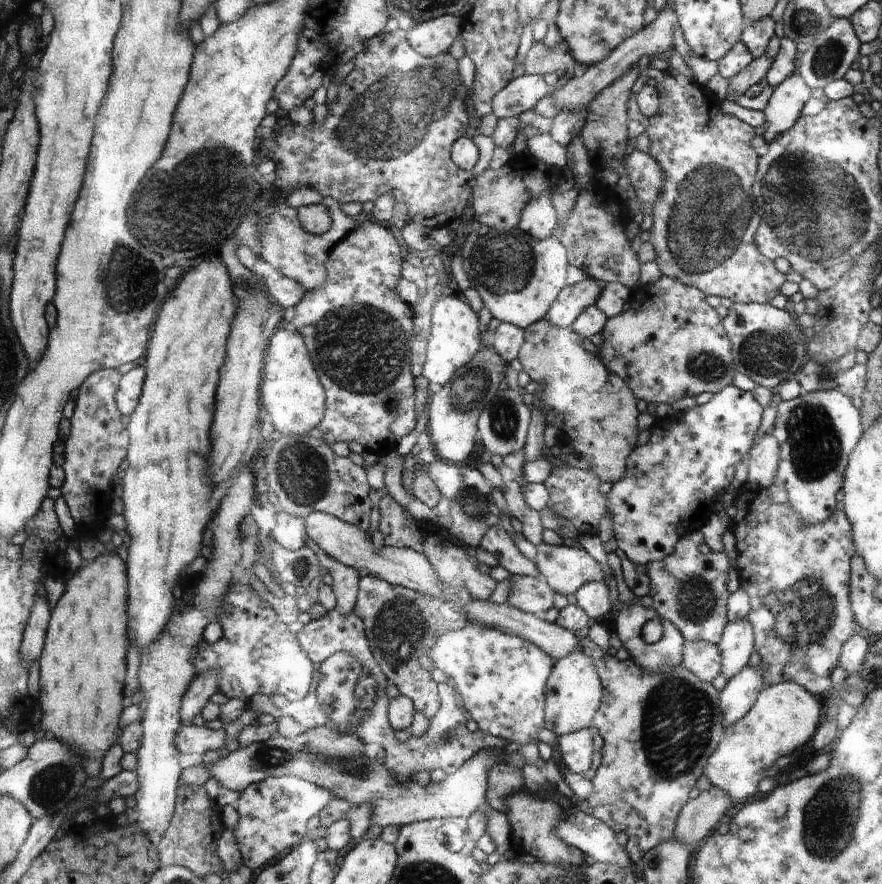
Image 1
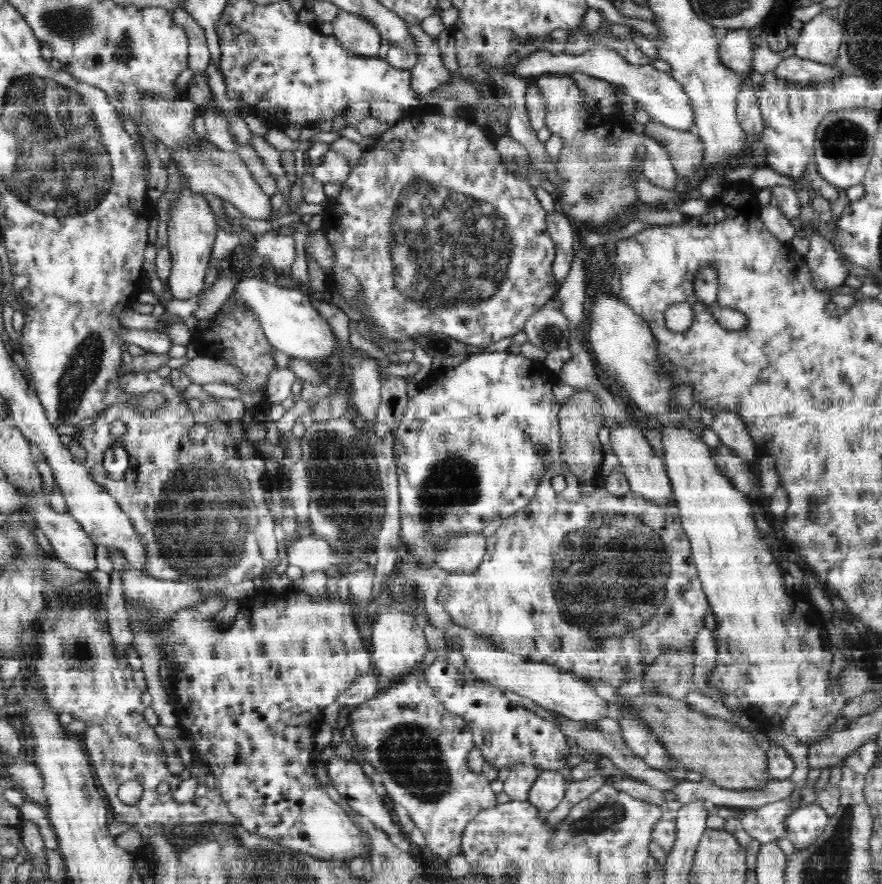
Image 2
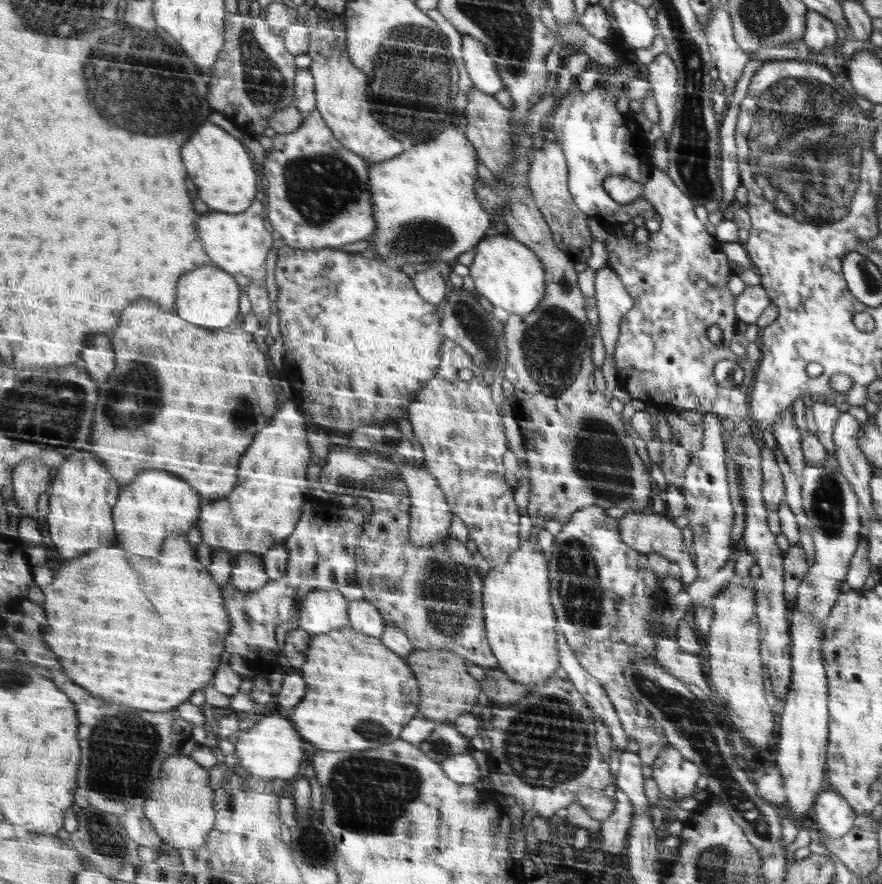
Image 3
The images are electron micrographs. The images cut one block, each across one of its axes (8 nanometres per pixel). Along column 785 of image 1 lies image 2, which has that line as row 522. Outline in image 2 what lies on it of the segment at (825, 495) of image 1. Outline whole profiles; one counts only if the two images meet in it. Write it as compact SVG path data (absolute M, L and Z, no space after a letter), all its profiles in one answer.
M474 352L468 360L464 360L456 370L448 372L446 378L434 380L430 388L422 388L422 392L408 402L406 414L400 420L400 426L396 428L396 438L394 438L394 458L396 458L396 470L398 470L398 490L400 490L400 518L402 518L402 546L404 546L404 556L410 556L412 562L418 566L438 566L438 560L444 552L446 542L452 536L460 534L484 534L484 530L494 522L494 520L506 520L514 516L516 512L524 510L530 506L534 500L538 486L550 466L562 458L562 432L560 432L560 408L562 404L556 402L554 396L554 386L552 384L552 372L546 368L546 364L538 364L534 360L528 360L524 356L516 356L510 352Z

